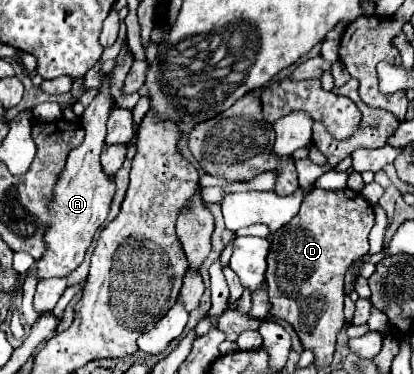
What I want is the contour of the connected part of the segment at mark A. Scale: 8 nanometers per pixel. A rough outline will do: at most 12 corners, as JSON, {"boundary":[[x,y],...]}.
{"boundary":[[112,72],[80,124],[50,204],[40,280],[82,264],[106,222],[116,178],[106,174]]}

